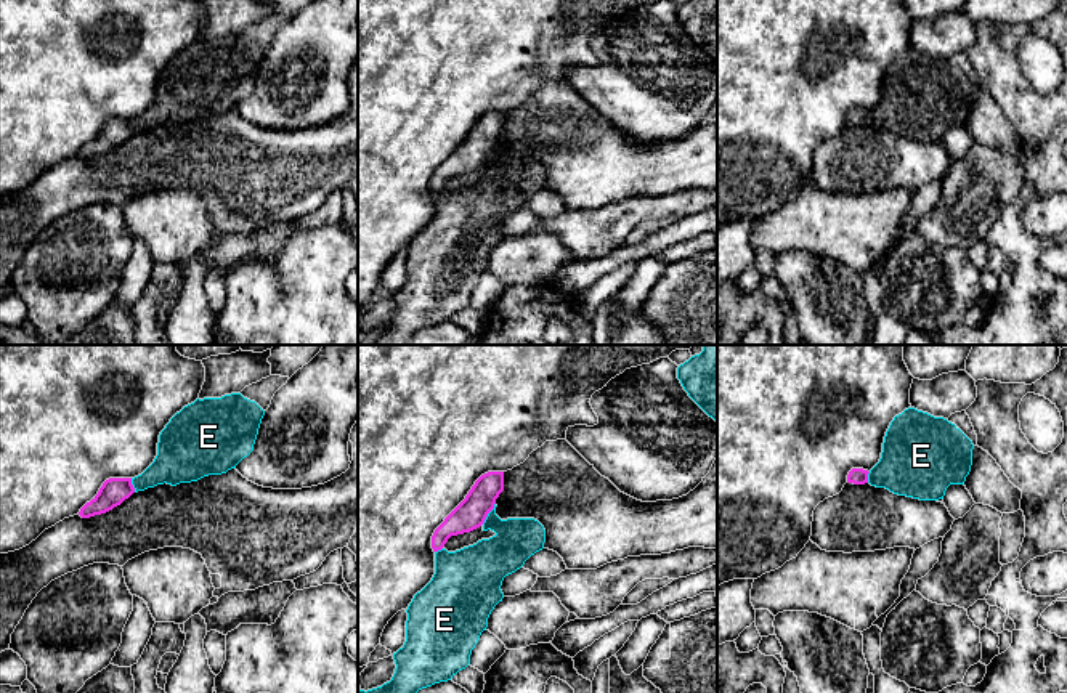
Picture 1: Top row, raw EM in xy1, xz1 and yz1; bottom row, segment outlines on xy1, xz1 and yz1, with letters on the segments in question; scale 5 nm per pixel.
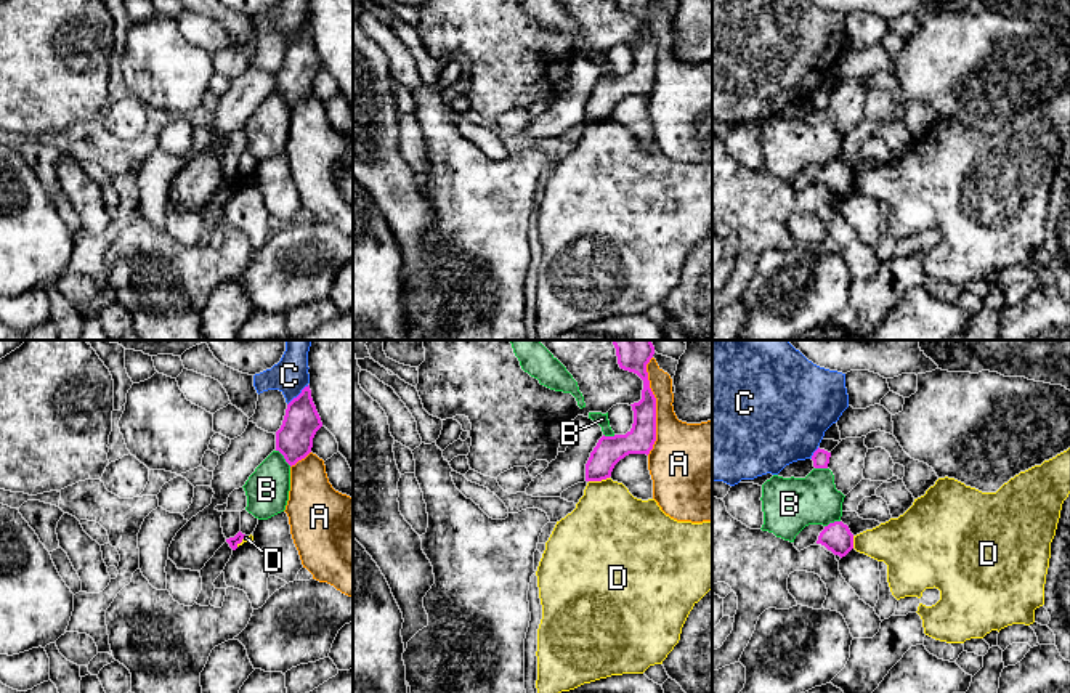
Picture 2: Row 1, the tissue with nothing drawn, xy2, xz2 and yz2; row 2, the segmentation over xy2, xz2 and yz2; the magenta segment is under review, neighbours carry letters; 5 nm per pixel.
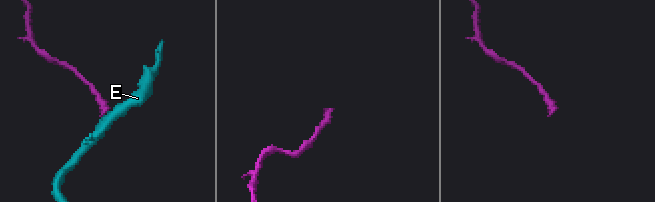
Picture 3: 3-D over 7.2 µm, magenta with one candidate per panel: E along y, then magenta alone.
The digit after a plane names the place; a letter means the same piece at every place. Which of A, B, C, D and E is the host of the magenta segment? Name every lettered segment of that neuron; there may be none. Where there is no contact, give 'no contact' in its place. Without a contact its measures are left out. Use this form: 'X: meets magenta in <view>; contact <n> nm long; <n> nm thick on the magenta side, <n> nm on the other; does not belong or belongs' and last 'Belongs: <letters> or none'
A: meets magenta in xz2; contact 480 nm long; 140 nm thick on the magenta side, 280 nm on the other; does not belong
B: meets magenta in xy2; contact 120 nm long; 190 nm thick on the magenta side, 220 nm on the other; does not belong
C: meets magenta in xy2; contact 150 nm long; 190 nm thick on the magenta side, 180 nm on the other; does not belong
D: meets magenta in xz2; contact 110 nm long; 140 nm thick on the magenta side, 400 nm on the other; does not belong
E: meets magenta in xz1; contact 130 nm long; 160 nm thick on the magenta side, 220 nm on the other; belongs
Belongs: E

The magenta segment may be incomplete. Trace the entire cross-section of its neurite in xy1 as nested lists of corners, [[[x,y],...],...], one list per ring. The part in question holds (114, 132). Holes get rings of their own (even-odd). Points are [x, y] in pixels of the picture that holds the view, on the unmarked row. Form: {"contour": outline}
{"contour": [[[241,34],[204,38],[176,53],[159,75],[154,103],[135,119],[109,119],[79,156],[90,159],[133,133],[221,116],[254,91],[265,51]]]}

